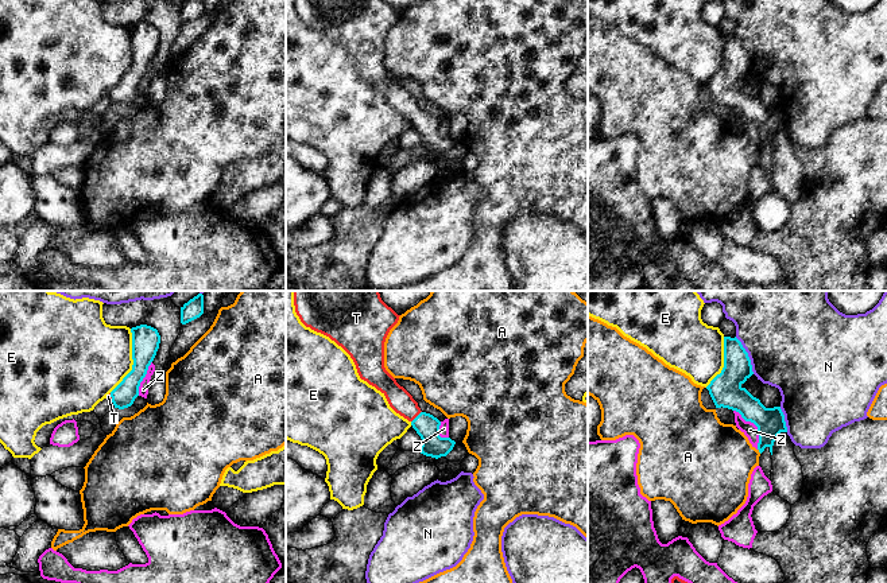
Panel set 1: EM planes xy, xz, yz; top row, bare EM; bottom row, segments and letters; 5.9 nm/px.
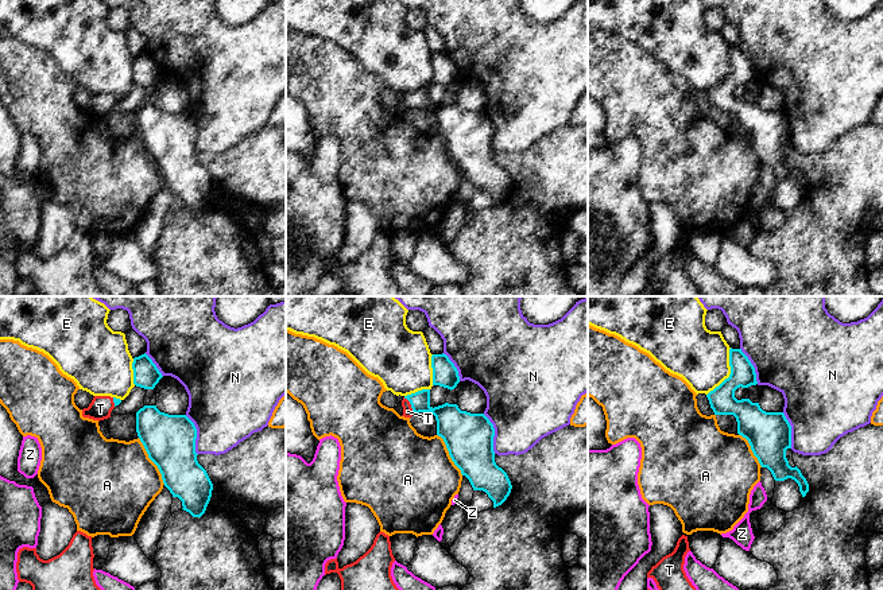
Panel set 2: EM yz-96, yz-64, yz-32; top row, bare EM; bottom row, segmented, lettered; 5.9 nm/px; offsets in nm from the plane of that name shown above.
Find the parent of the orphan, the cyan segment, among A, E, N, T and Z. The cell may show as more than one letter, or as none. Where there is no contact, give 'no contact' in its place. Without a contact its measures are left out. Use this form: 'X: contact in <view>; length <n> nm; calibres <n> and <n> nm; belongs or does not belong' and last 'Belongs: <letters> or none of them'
A: contact in yz; length 40 nm; calibres 170 and 420 nm; does not belong
E: contact in xy; length 400 nm; calibres 170 and 440 nm; does not belong
N: contact in yz; length 260 nm; calibres 190 and 480 nm; does not belong
T: contact in xz; length 90 nm; calibres 140 and 140 nm; belongs
Z: contact in yz; length 280 nm; calibres 170 and 90 nm; does not belong
Belongs: T

